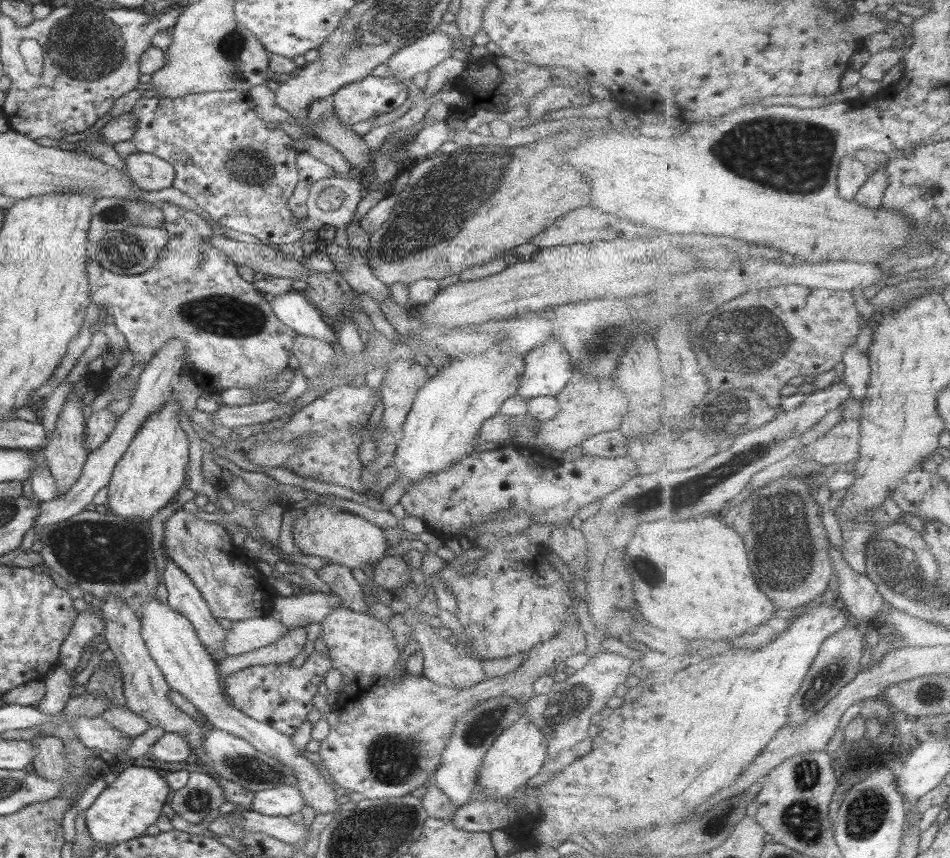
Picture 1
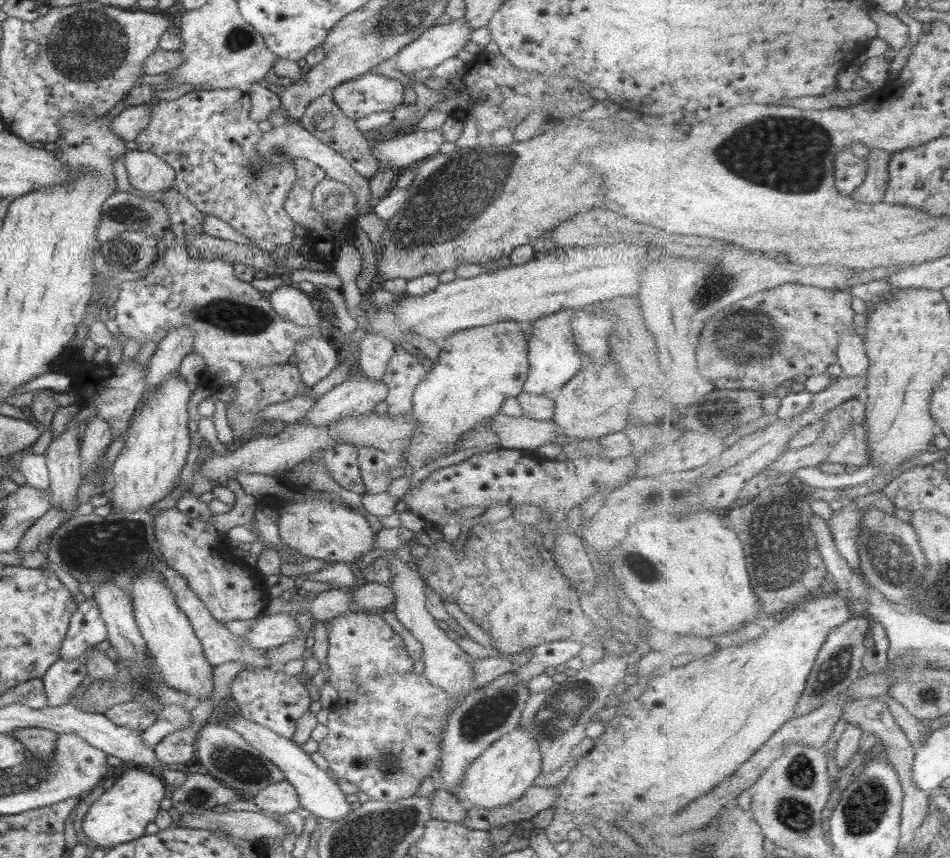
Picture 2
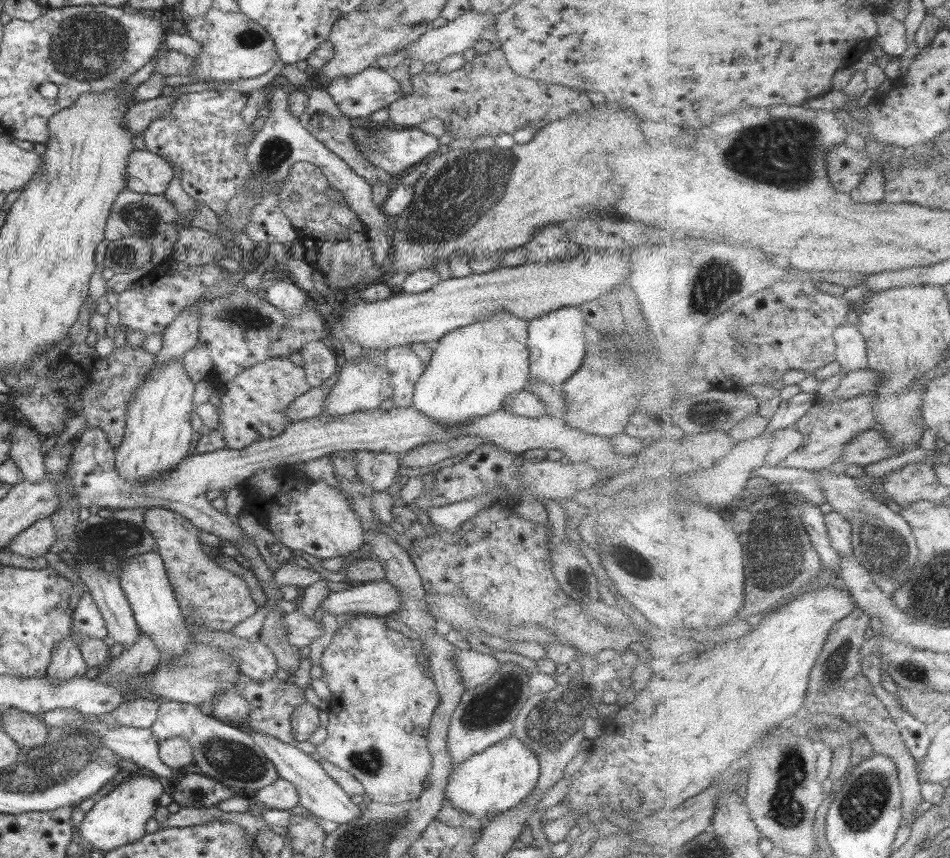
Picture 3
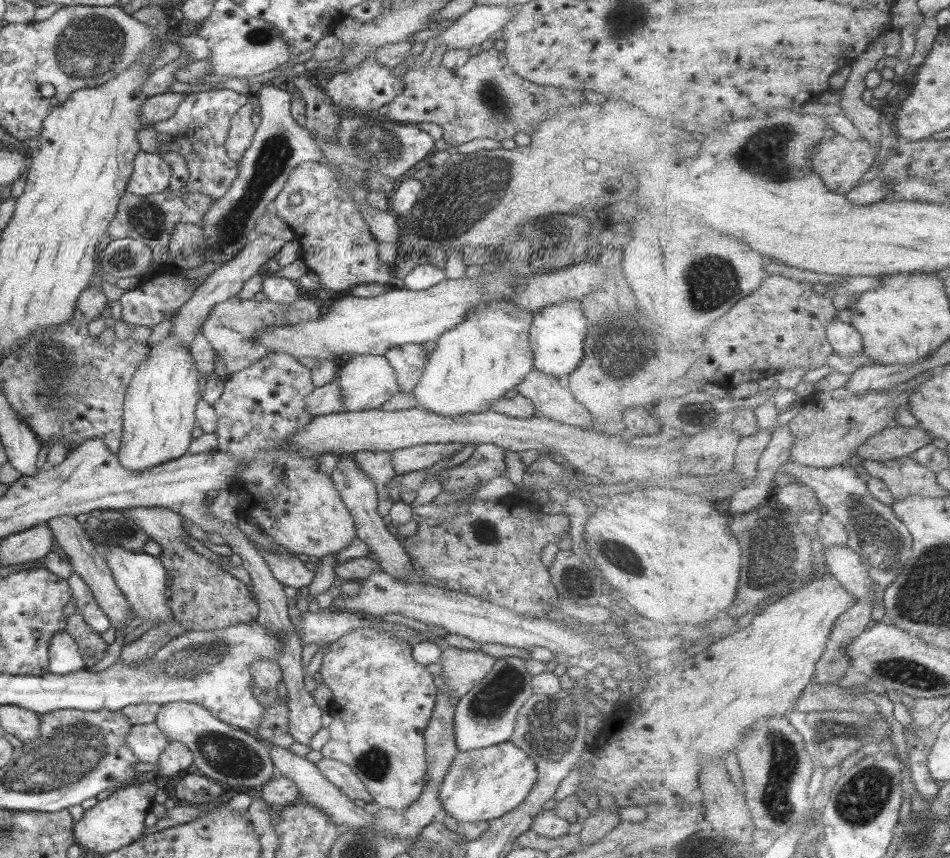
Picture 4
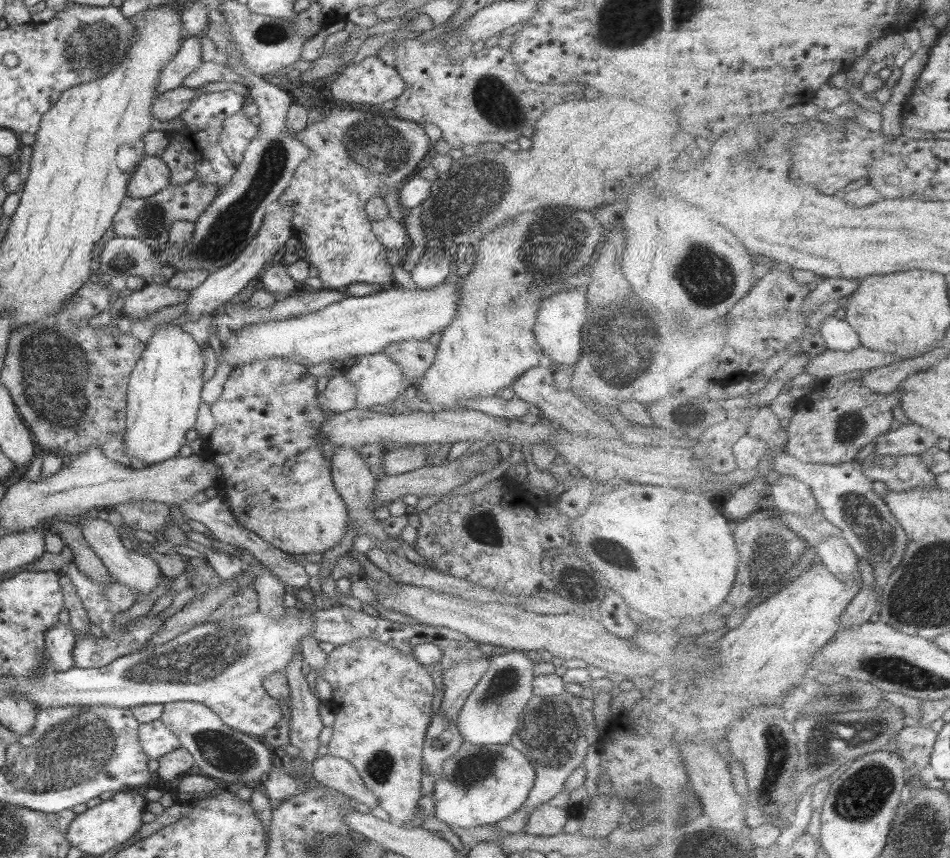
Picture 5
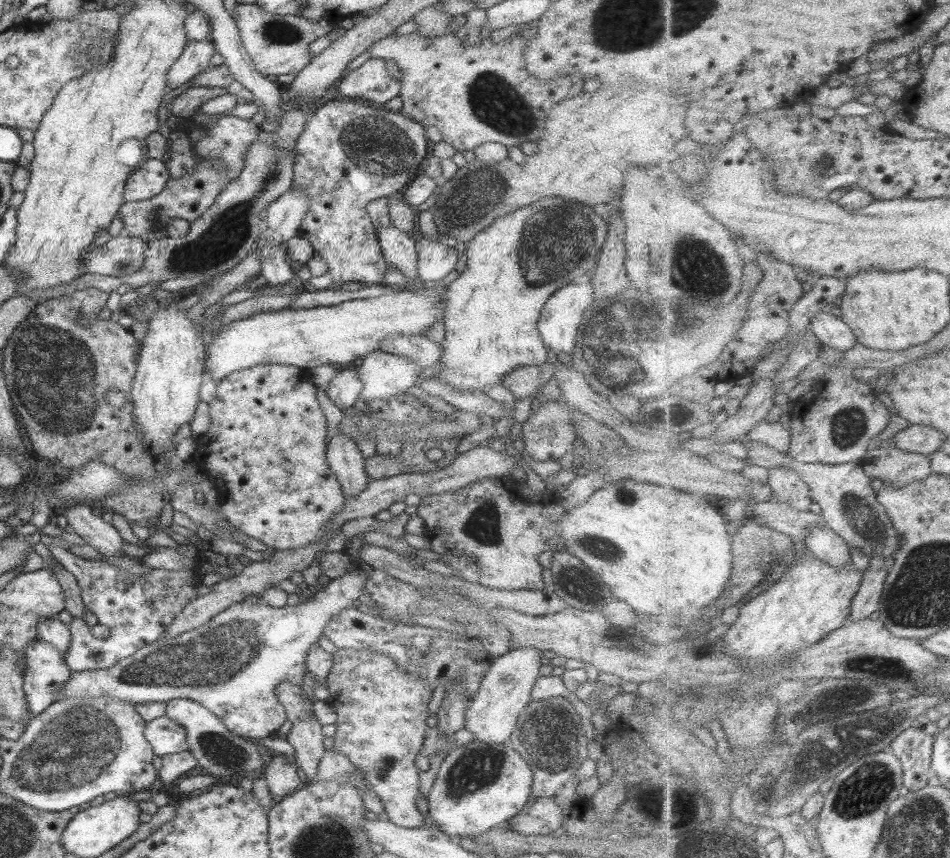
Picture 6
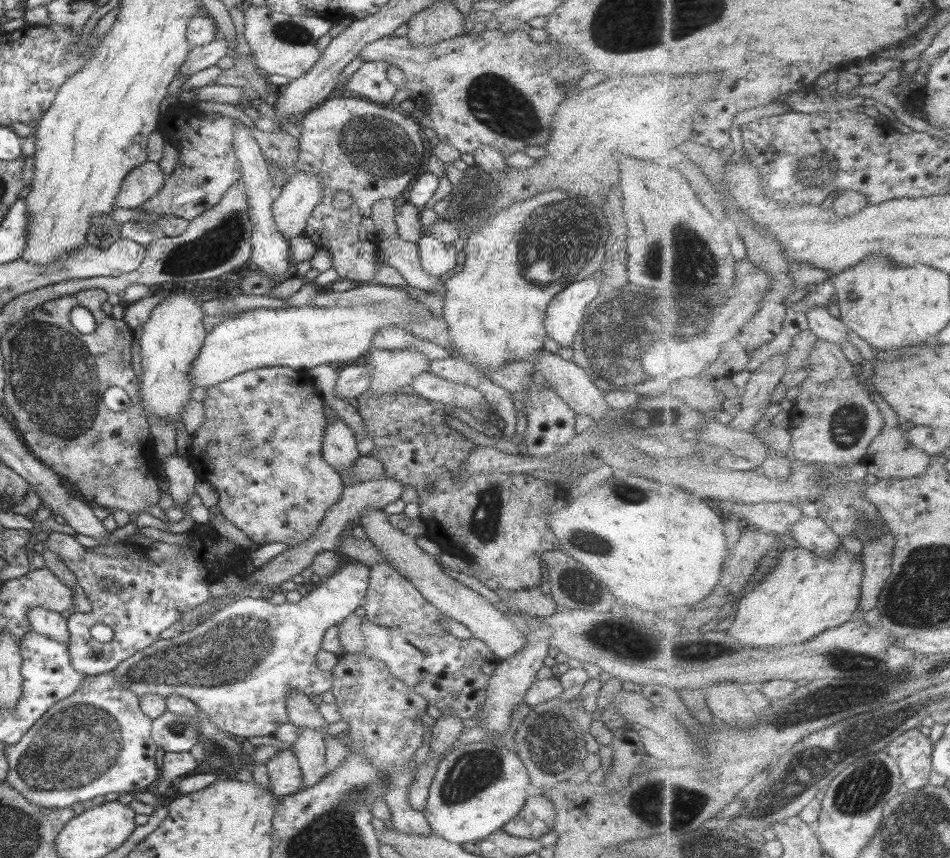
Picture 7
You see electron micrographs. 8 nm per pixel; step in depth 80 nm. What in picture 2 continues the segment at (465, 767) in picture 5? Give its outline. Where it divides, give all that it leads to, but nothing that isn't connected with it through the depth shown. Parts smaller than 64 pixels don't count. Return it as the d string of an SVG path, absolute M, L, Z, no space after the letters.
M515 727L481 751L476 759L463 771L457 783L454 796L468 802L472 808L497 808L517 800L539 776L541 768L539 749L526 732Z

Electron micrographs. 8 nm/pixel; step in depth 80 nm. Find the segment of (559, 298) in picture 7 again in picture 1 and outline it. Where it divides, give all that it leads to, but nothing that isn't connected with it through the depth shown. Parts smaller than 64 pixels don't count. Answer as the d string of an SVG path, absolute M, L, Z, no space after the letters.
M551 338L526 352L516 395L525 400L536 396L555 396L574 379L573 372L567 351Z

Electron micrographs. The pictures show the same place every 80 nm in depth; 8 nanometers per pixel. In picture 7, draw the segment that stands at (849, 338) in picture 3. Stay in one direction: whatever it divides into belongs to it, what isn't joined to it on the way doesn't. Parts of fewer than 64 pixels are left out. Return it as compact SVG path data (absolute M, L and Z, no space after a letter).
M813 307L807 311L810 329L820 338L841 346L849 341L848 326L840 319L831 316L825 307Z

